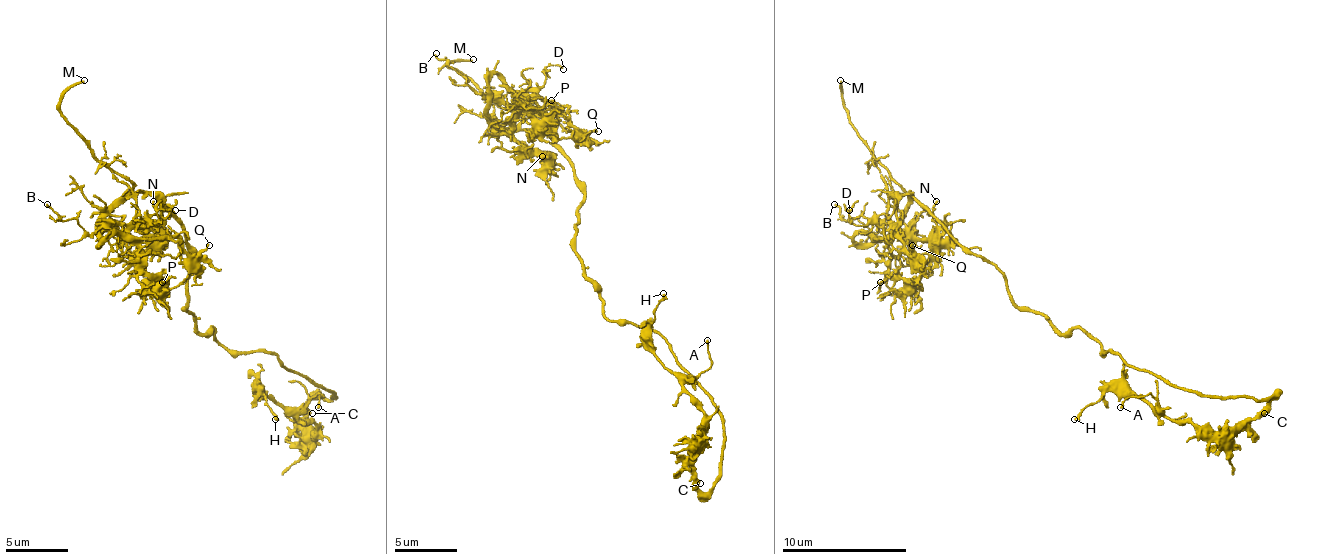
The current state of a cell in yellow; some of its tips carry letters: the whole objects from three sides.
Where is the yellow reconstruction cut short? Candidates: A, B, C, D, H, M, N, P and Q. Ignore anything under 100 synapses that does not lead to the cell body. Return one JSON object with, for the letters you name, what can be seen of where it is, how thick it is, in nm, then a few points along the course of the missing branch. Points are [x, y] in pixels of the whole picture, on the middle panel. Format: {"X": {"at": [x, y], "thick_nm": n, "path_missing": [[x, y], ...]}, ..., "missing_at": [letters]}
{"M": {"at": [473, 59], "thick_nm": 150, "path_missing": [[473, 59], [492, 62], [513, 84], [532, 94], [557, 97], [588, 128], [623, 112], [672, 115], [685, 109]]}, "missing_at": ["M"]}

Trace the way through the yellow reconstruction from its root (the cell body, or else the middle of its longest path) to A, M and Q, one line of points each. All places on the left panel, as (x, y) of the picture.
A: (187, 310), (200, 332), (212, 329), (231, 351), (271, 351), (312, 397), (321, 394), (318, 407)
M: (187, 310), (194, 248), (184, 226), (113, 173), (60, 108), (84, 80)
Q: (187, 310), (194, 248), (169, 210), (159, 242), (137, 263), (147, 279), (175, 288), (209, 245)

